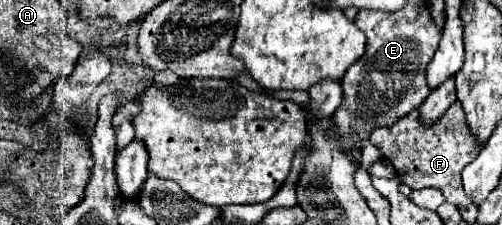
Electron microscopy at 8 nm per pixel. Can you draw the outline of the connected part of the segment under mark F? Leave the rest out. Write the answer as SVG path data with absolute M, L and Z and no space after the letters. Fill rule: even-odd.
M458 100L446 110L444 118L440 118L440 122L436 122L436 126L428 126L428 130L424 130L424 126L420 126L420 114L416 114L416 110L412 110L412 114L400 118L400 122L396 122L392 126L376 128L370 134L370 142L384 154L384 158L394 166L398 178L412 190L436 188L442 192L446 202L450 202L454 206L472 204L472 198L468 198L464 194L460 174L462 174L462 168L476 158L476 154L480 152L482 146L480 146L478 138L468 130L468 124L464 118L464 108L460 106Z

